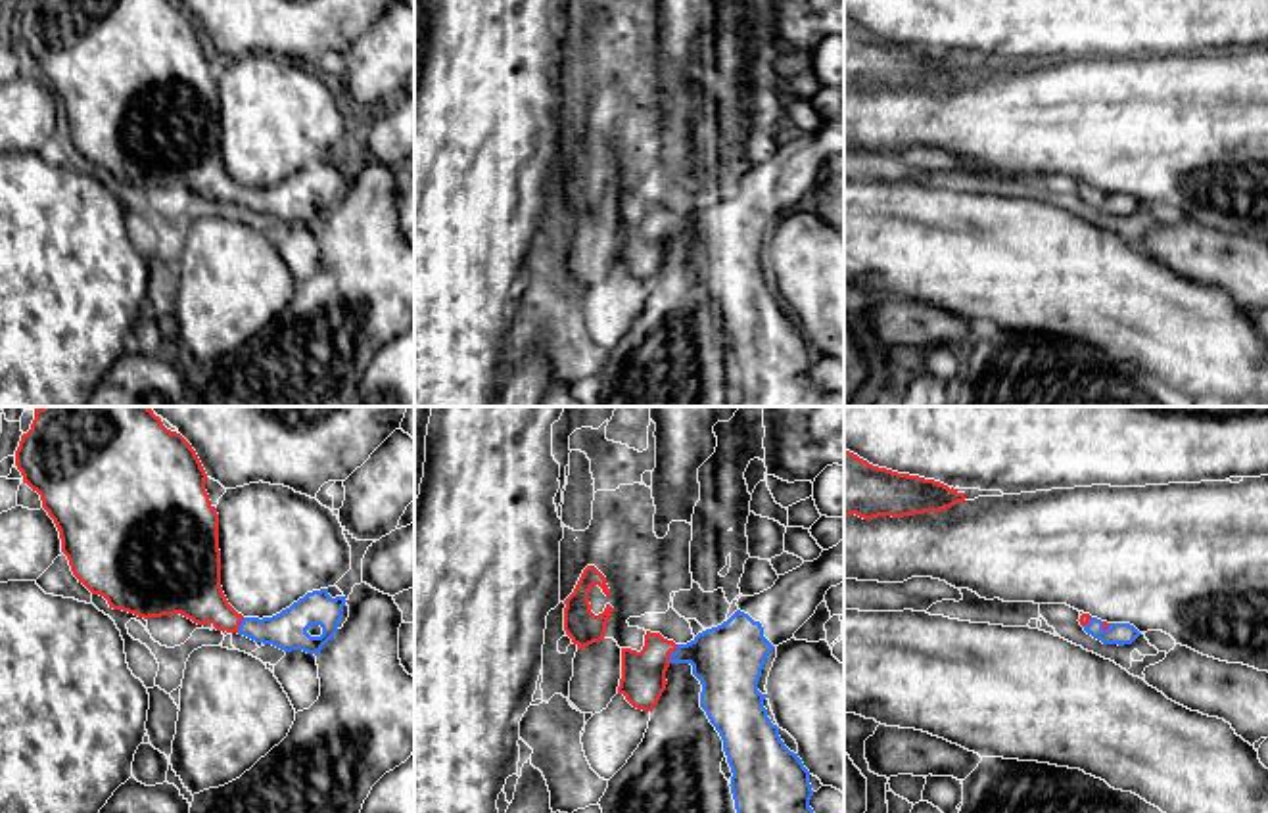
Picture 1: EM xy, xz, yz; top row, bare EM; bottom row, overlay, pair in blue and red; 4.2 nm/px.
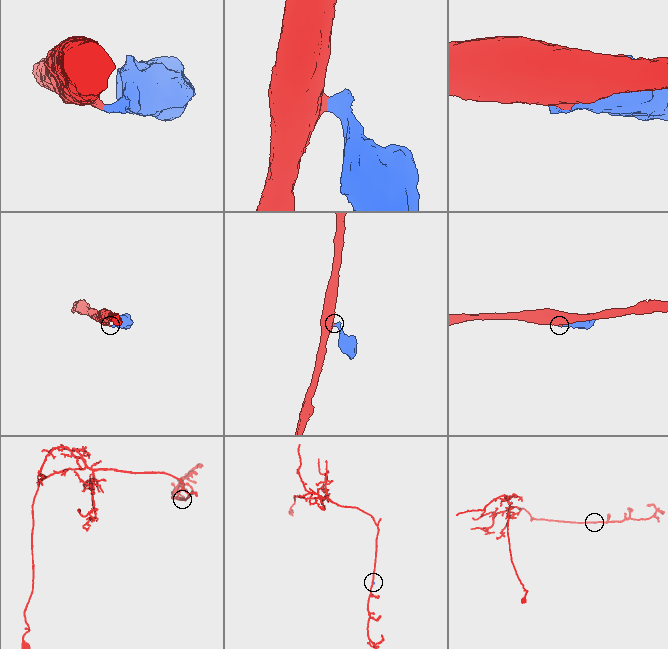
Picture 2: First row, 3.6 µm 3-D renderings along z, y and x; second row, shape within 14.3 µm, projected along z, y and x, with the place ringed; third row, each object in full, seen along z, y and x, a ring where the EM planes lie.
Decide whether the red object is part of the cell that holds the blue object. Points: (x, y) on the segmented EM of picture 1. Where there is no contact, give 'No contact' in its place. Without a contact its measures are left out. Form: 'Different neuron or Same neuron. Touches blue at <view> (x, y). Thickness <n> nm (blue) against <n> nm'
Same neuron. Touches blue at xz (670, 654). Thickness 300 nm (blue) against 190 nm

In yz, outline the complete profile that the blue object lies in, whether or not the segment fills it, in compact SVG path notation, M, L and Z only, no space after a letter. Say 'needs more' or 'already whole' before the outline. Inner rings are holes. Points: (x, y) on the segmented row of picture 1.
needs more; M1090 614L1080 616L1080 625L1088 635L1101 640L1103 644L1132 644L1141 633L1130 623L1107 623Z

